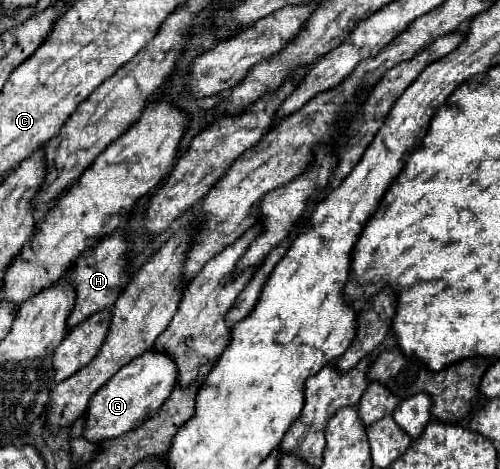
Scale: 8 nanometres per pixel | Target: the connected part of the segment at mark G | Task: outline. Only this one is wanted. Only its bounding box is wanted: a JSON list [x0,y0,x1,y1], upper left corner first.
[84,350,176,444]

